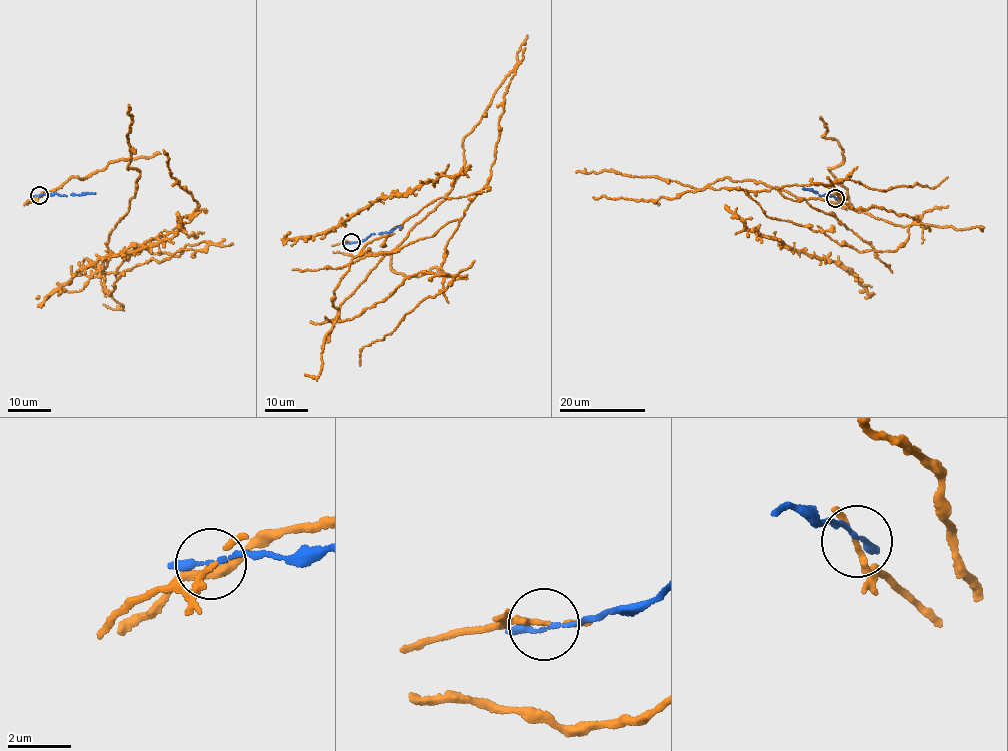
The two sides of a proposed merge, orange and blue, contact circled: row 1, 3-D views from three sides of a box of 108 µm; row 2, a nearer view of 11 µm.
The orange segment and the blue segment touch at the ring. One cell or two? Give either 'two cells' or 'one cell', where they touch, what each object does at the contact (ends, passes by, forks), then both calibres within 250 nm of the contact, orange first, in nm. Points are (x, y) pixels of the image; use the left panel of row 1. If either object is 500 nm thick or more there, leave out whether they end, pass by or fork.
two cells | (39, 195) | orange passes by | blue passes by | 140/150 nm

